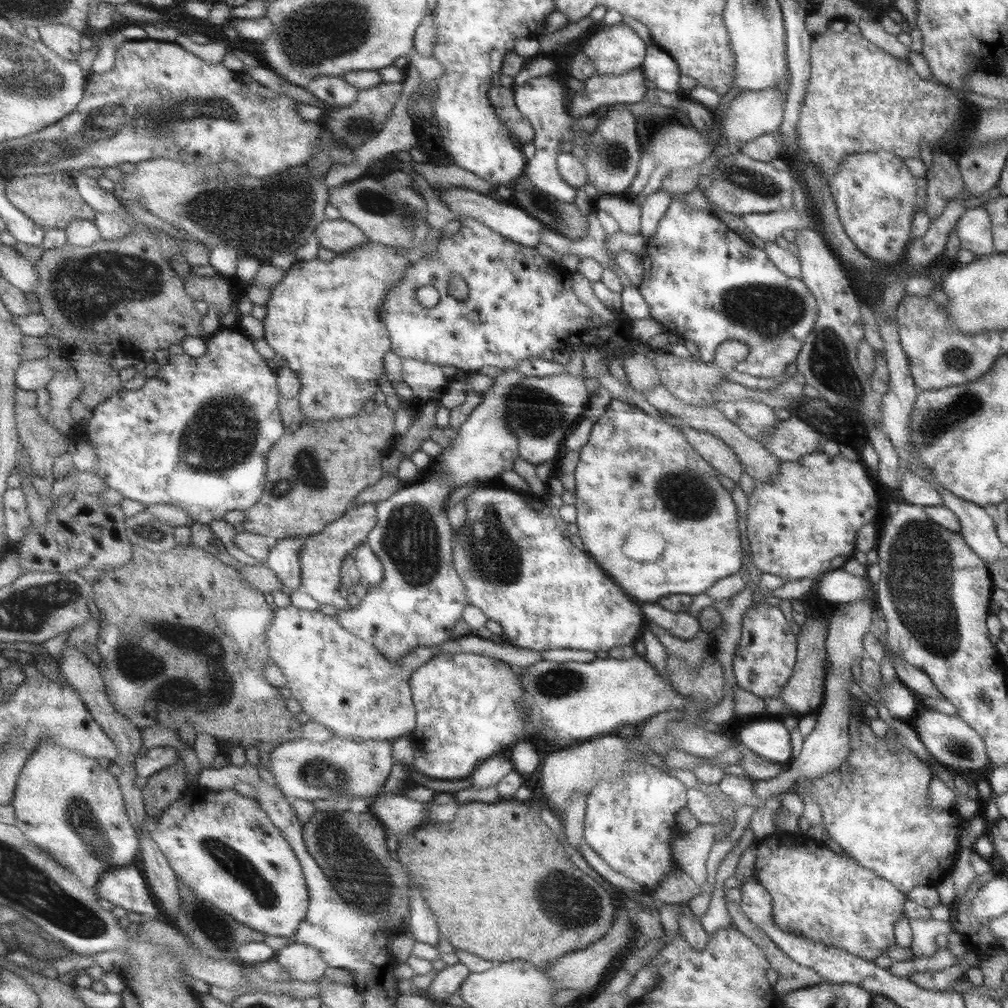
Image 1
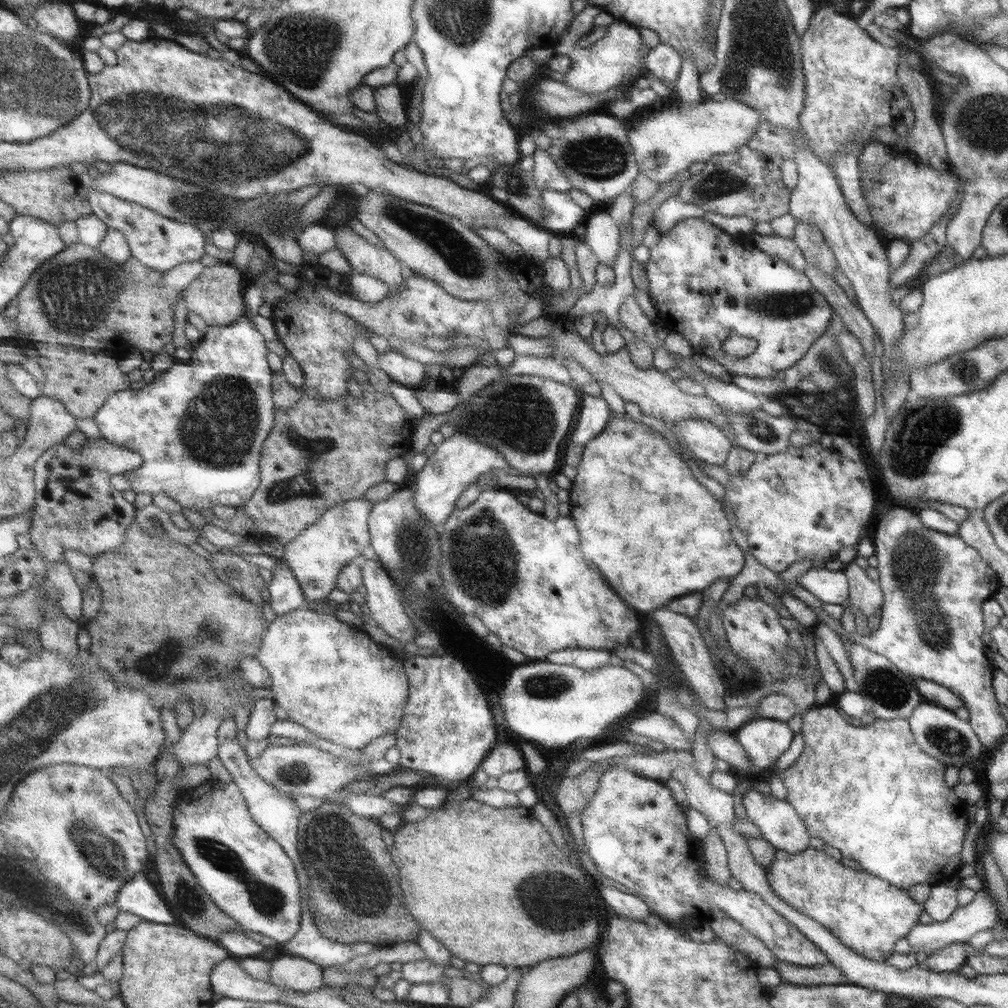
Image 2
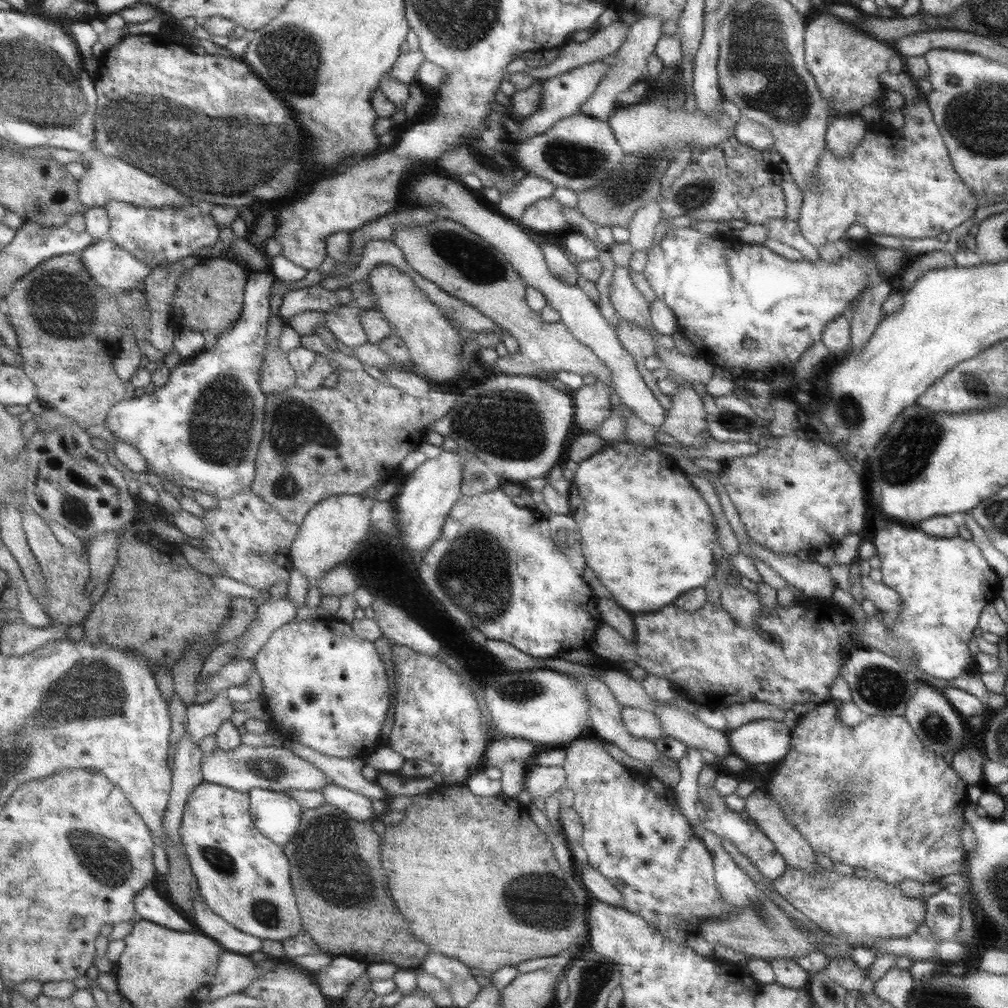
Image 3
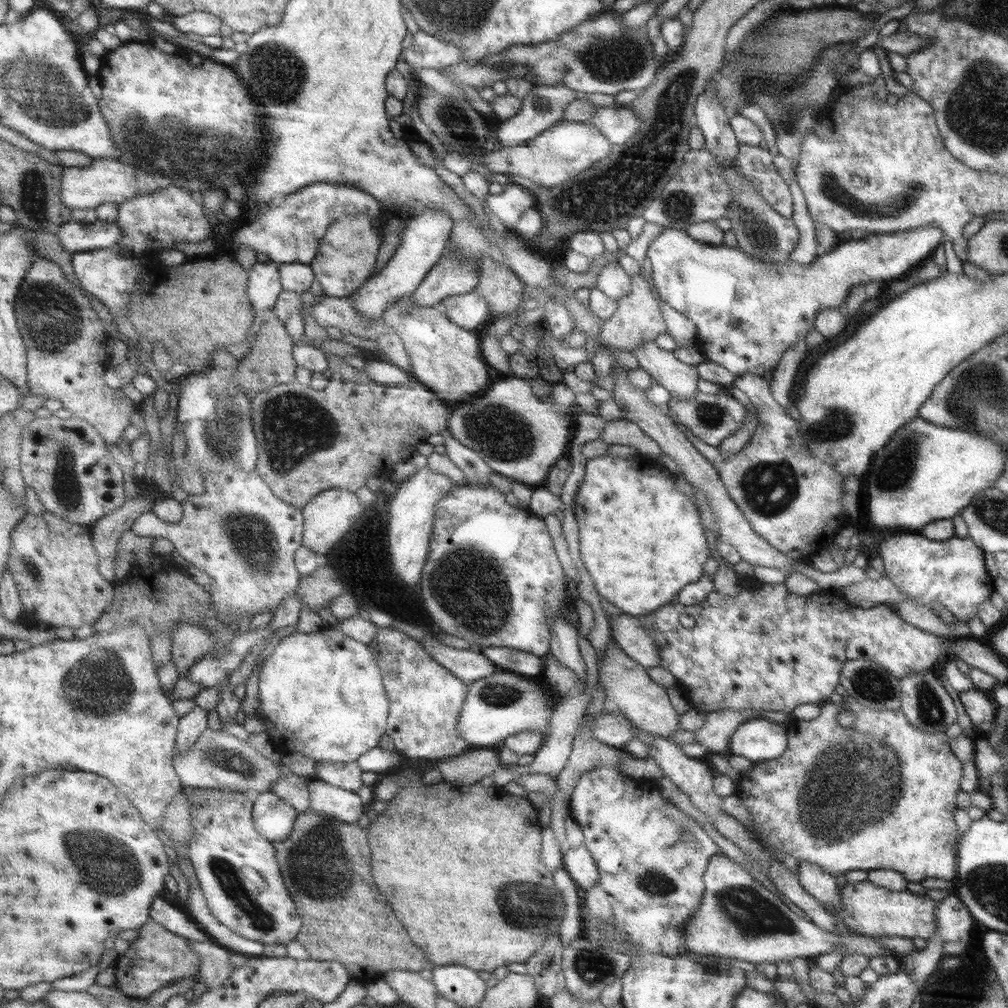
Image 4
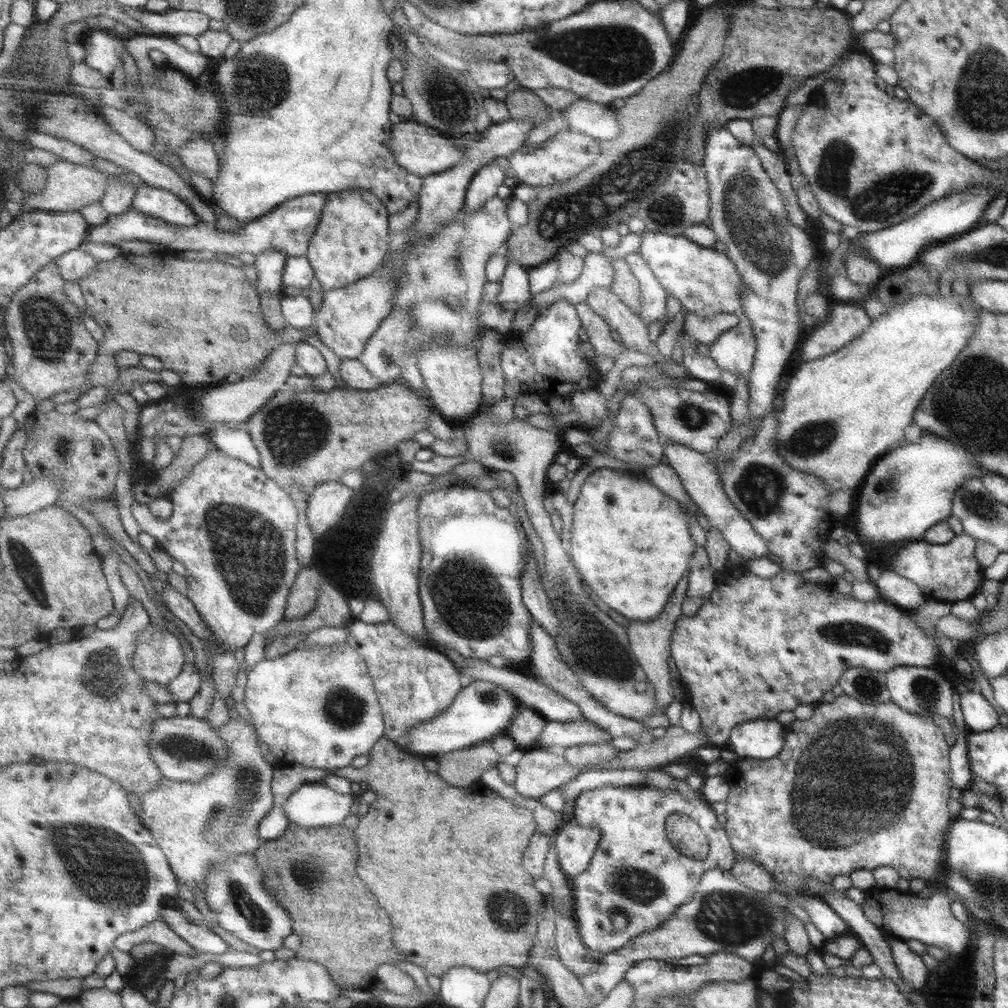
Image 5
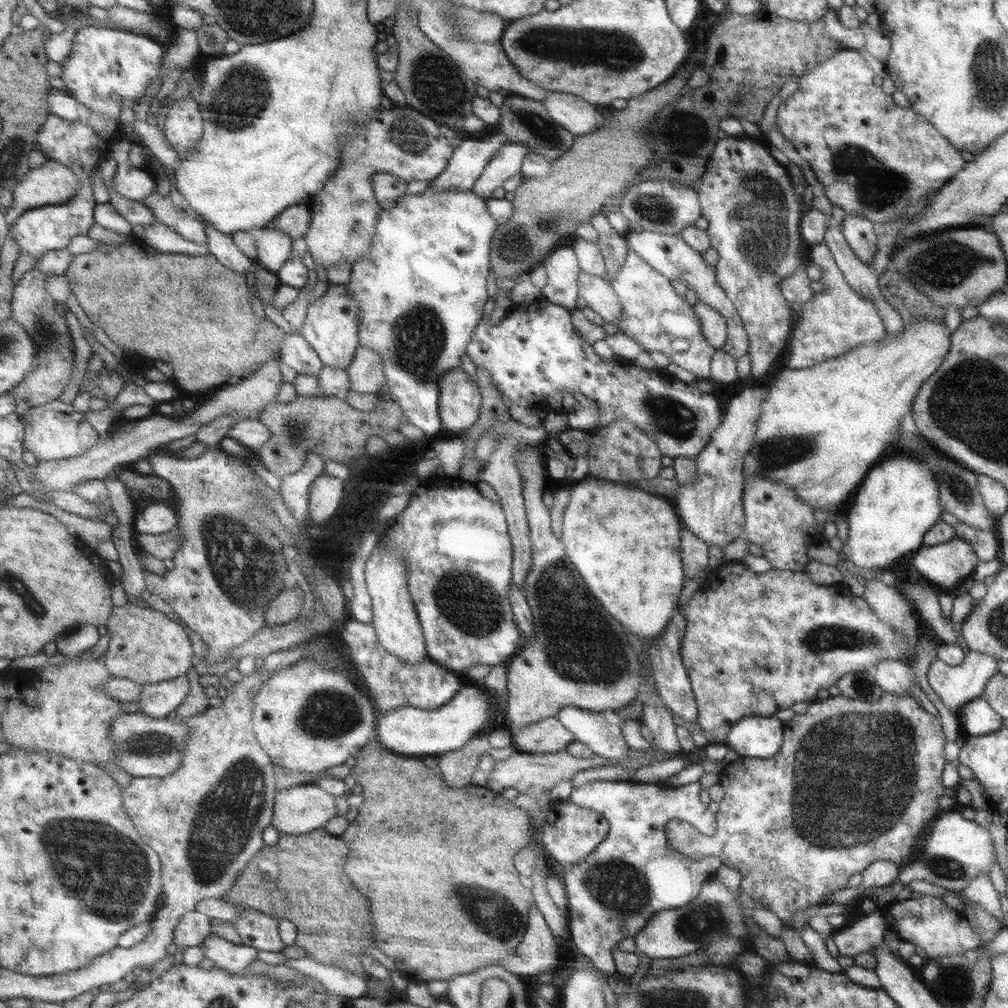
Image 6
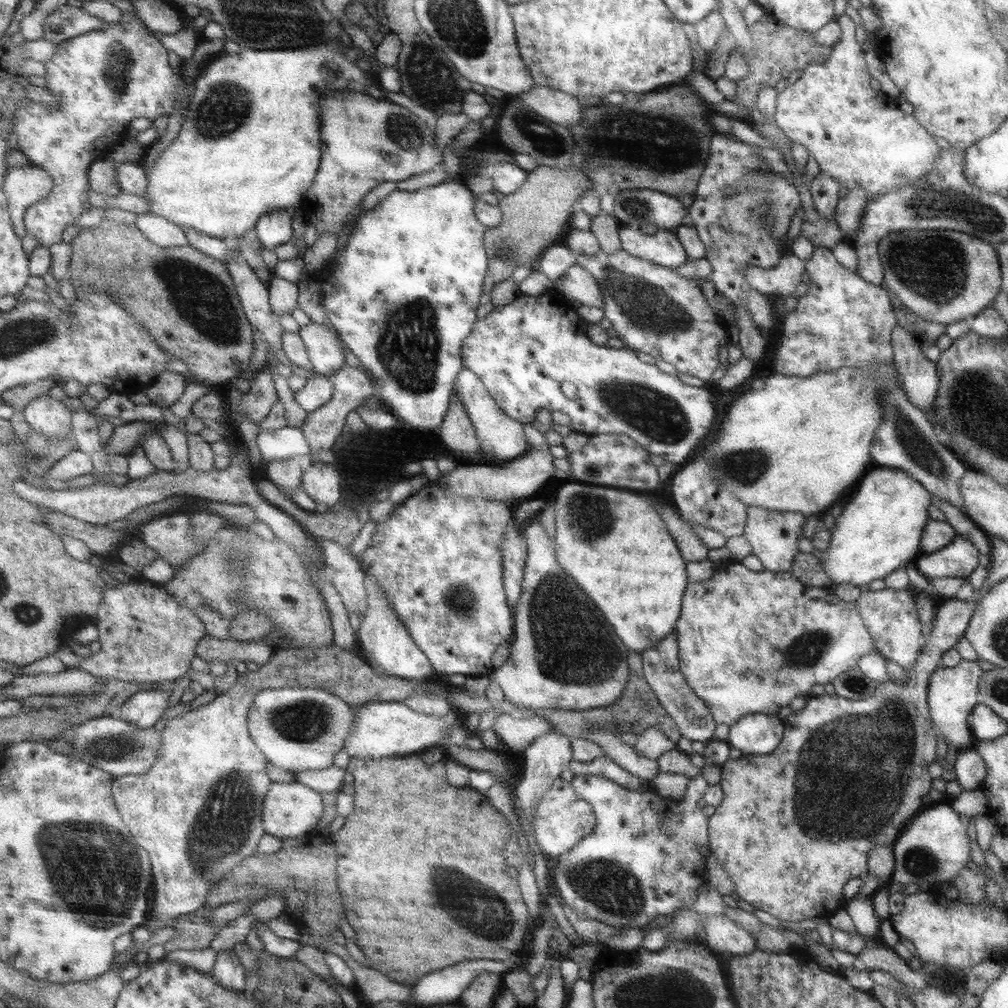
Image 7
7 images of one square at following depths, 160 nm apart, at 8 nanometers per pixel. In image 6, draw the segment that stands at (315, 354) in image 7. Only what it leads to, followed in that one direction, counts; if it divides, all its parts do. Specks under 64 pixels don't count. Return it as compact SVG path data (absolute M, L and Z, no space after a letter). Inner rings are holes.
M333 284L322 298L311 304L307 323L300 330L321 354L325 364L336 368L349 369L361 347L363 316L361 308L349 292L351 290L346 285Z

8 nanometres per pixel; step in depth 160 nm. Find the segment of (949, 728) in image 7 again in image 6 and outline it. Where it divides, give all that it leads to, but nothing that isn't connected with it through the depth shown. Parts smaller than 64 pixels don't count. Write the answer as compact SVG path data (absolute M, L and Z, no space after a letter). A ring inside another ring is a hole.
M974 650L965 654L965 660L959 666L948 666L949 664L938 660L936 657L936 660L930 664L930 669L928 670L928 683L930 683L932 690L941 698L945 706L954 715L959 716L963 706L966 706L968 702L976 697L982 697L990 677L998 673L998 662L998 658L994 658L990 654L974 652Z

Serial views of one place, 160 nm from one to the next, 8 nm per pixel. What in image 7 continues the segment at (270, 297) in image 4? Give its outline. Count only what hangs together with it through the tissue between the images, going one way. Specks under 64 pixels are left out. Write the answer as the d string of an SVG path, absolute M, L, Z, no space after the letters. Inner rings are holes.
M290 210L265 215L257 225L257 234L265 246L275 252L281 244L295 240L295 216Z

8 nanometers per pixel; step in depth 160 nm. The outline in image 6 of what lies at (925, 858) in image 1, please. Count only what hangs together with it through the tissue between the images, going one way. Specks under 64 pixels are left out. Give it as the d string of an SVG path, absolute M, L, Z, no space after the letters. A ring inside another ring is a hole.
M884 693L884 696L875 702L854 700L853 698L831 696L827 699L817 699L809 703L809 709L805 714L795 714L792 720L784 722L783 744L780 751L772 758L750 759L739 757L736 761L726 763L722 768L719 783L725 790L724 798L719 802L717 812L717 831L714 836L704 836L689 822L680 819L668 821L665 826L667 841L671 847L685 856L699 860L705 856L717 856L723 864L738 870L743 875L741 891L743 896L750 896L758 902L762 902L766 909L775 912L783 921L789 921L792 915L810 905L823 904L826 896L838 892L847 887L850 877L857 872L868 868L875 860L891 860L902 867L920 851L922 839L932 827L933 819L941 814L942 809L938 798L944 794L943 770L947 764L944 758L944 745L947 740L942 731L939 718L936 718L918 704L902 706L898 708L896 695ZM828 826L848 826L844 830L826 830Z

